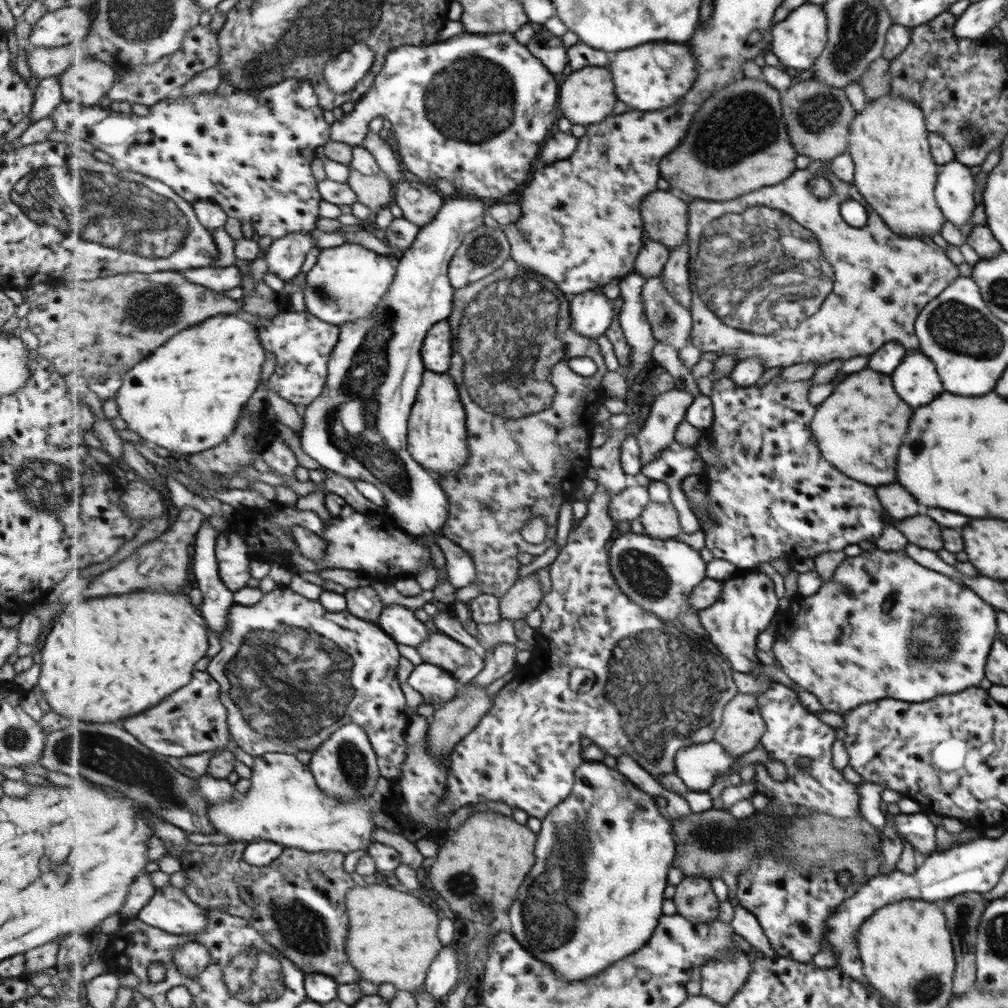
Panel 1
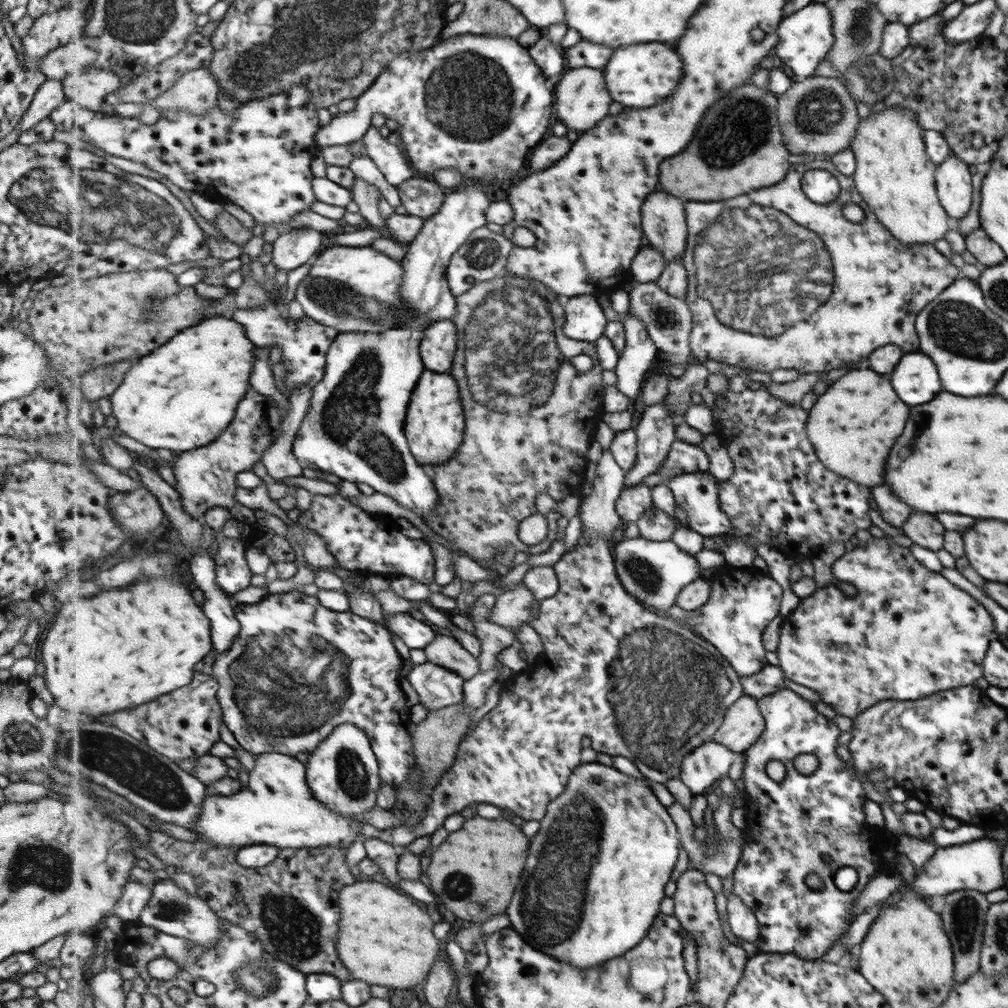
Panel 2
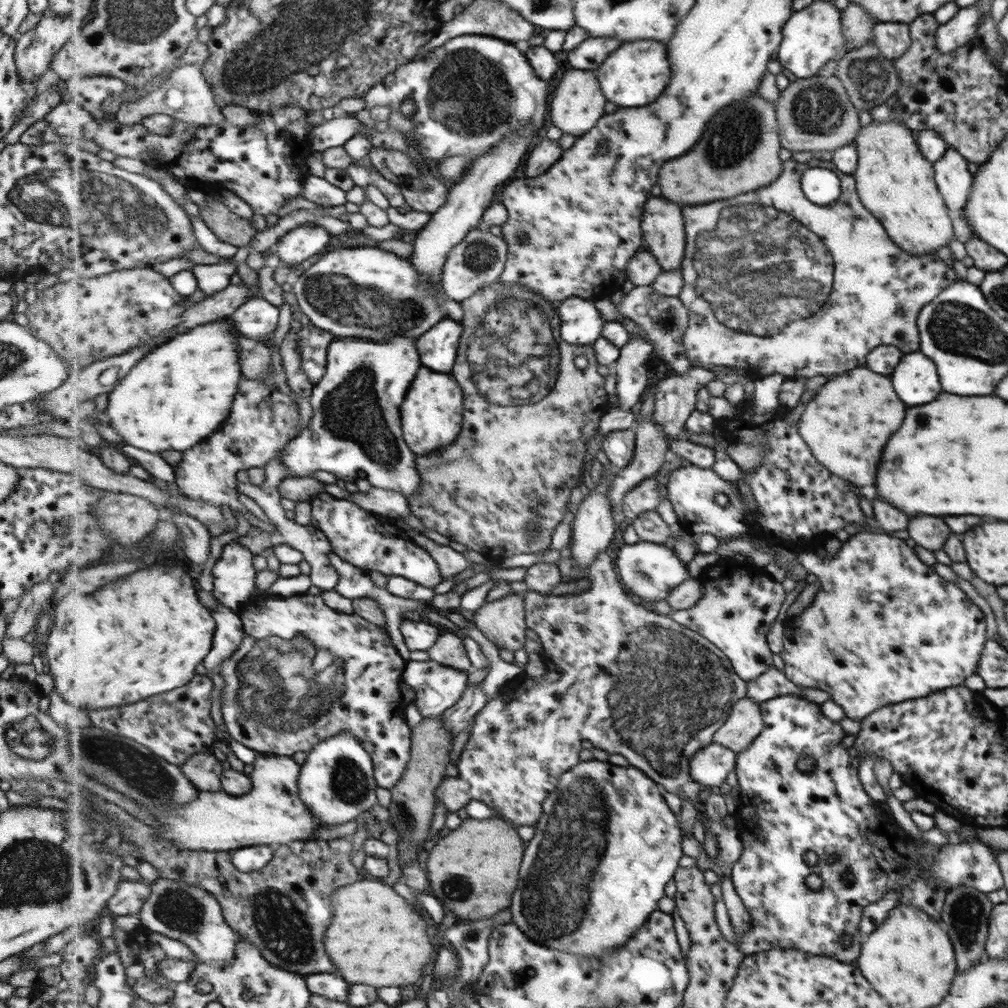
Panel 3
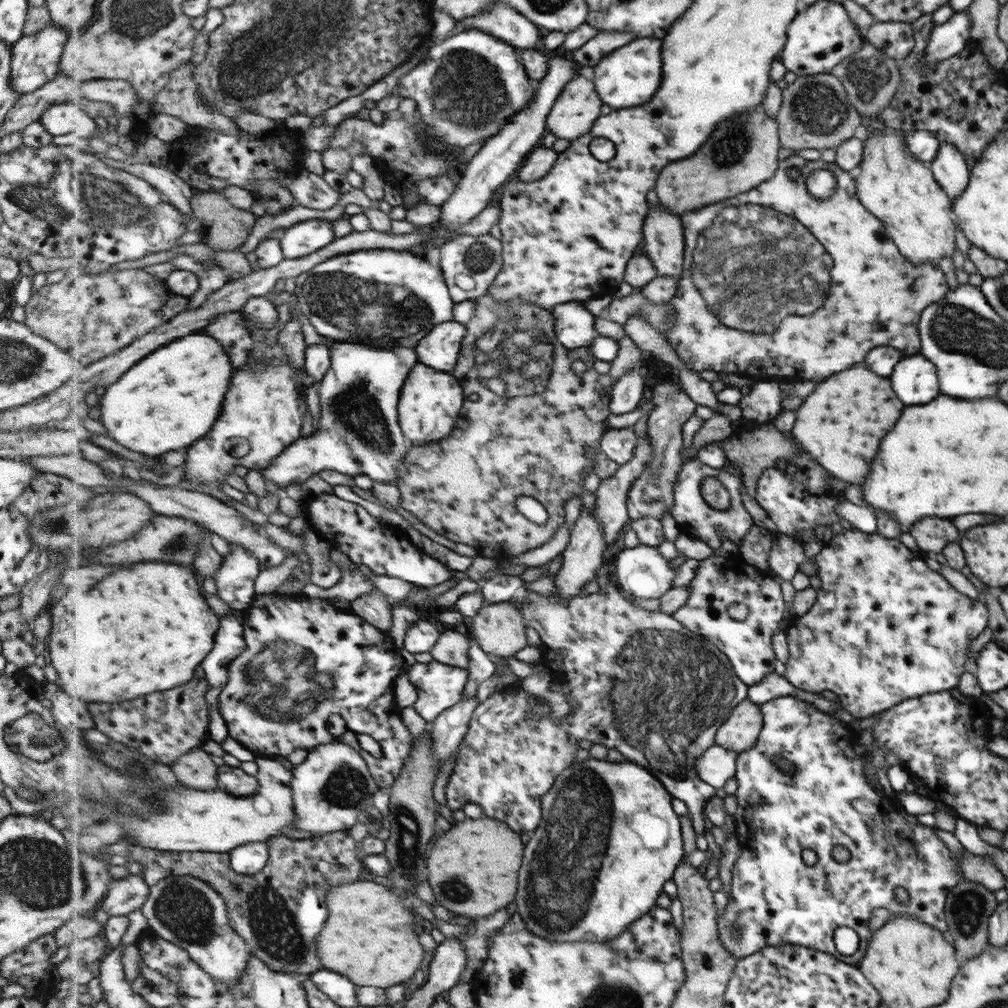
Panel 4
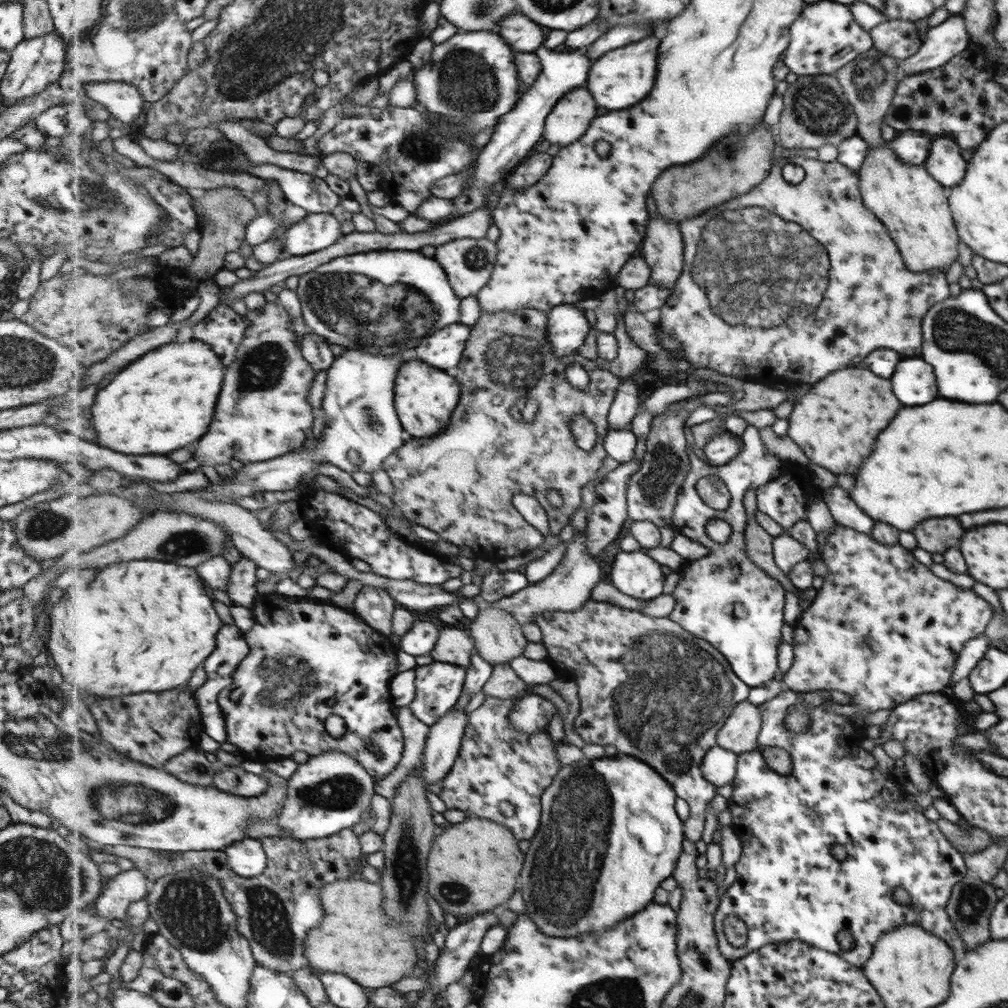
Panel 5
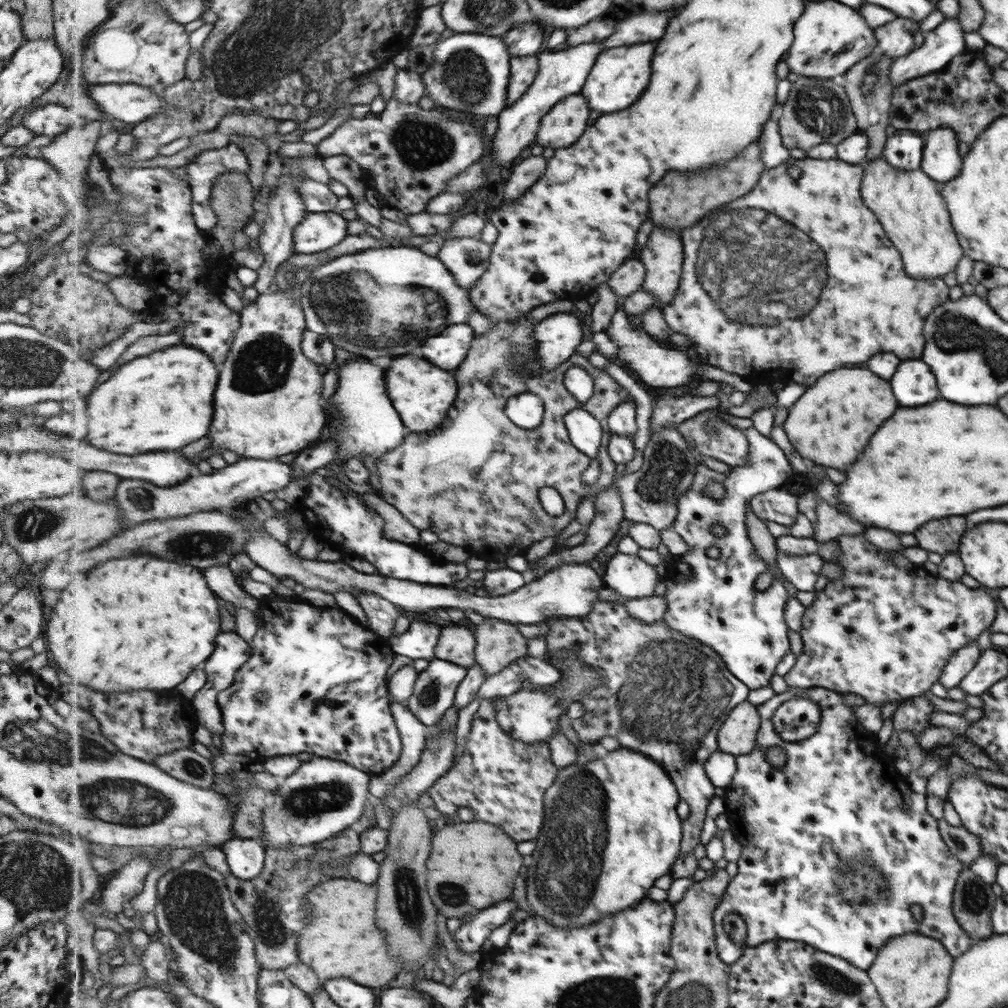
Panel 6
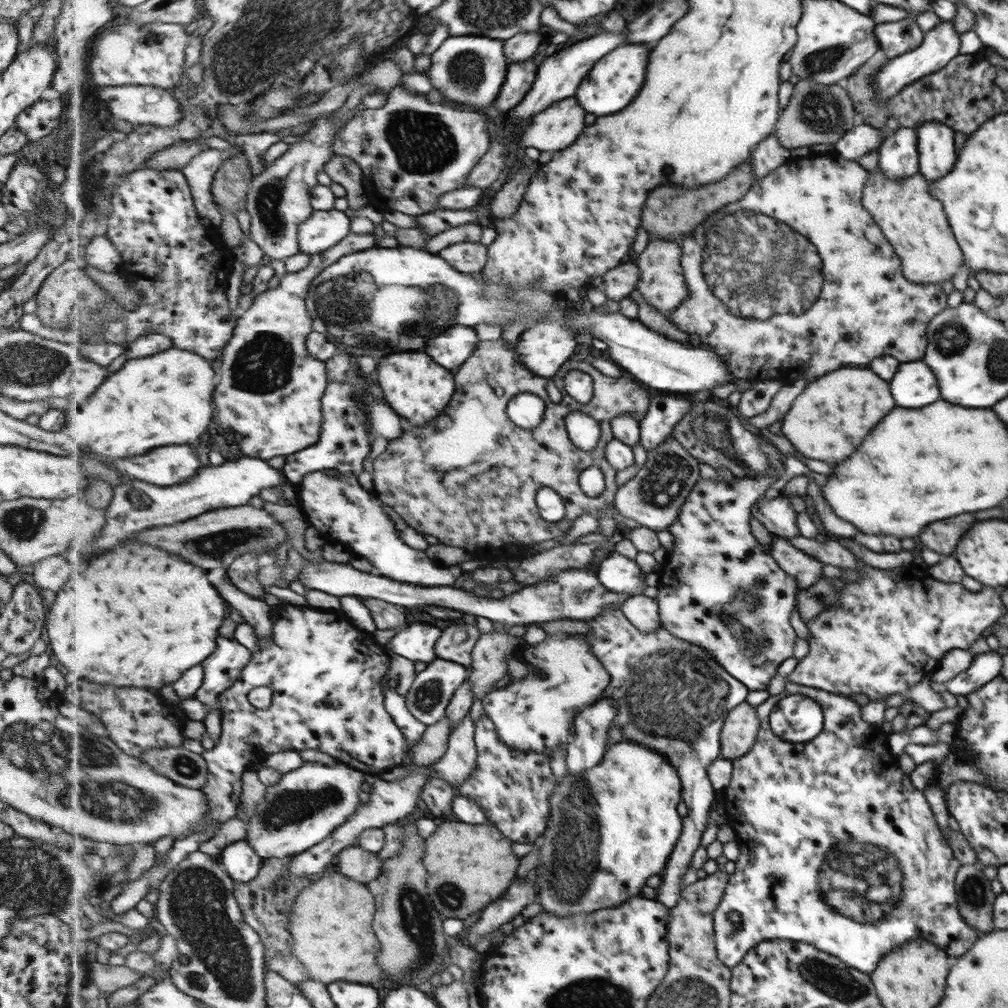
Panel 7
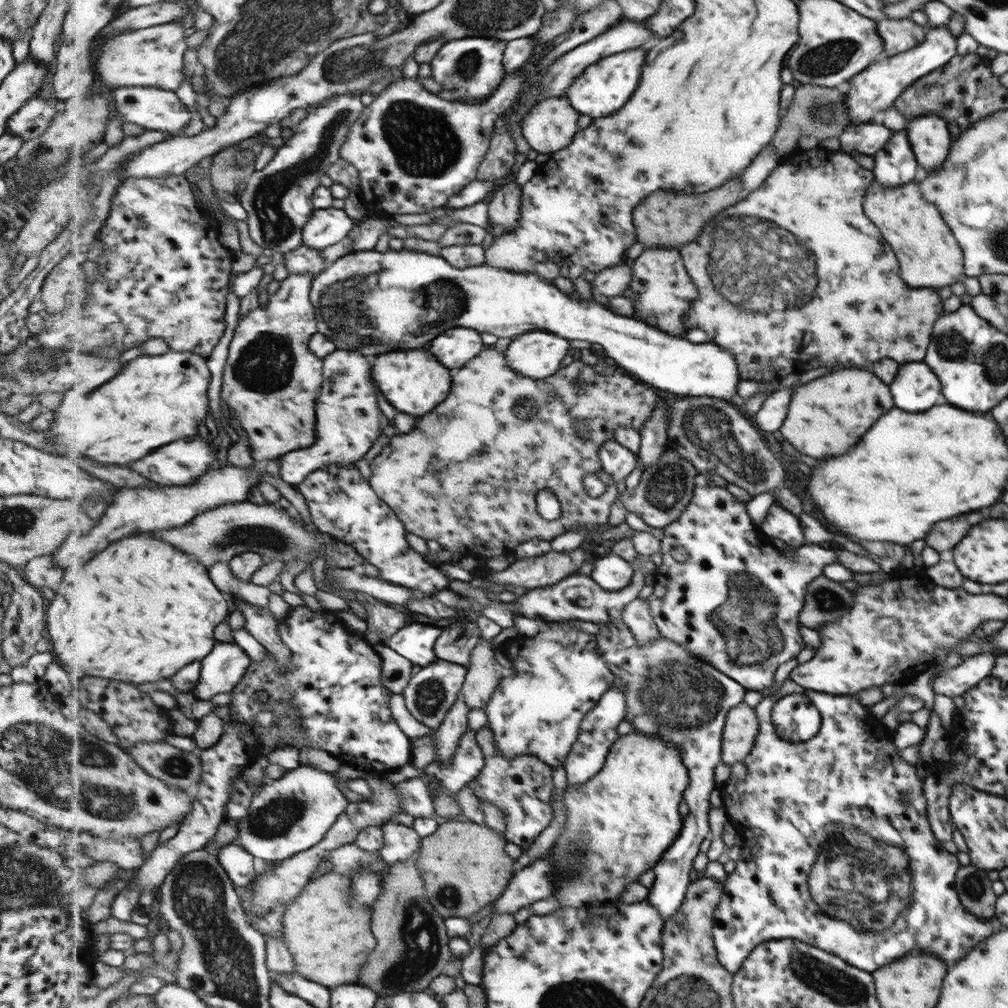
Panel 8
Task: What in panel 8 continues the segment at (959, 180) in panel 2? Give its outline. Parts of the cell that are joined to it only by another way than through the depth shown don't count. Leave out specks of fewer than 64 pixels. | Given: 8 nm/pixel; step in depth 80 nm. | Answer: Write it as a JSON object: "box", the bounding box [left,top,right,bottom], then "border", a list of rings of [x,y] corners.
{"box":[905,114,952,173],"border":[[[936,114],[916,116],[907,120],[905,130],[921,173],[934,172],[947,161],[952,142],[942,118]]]}

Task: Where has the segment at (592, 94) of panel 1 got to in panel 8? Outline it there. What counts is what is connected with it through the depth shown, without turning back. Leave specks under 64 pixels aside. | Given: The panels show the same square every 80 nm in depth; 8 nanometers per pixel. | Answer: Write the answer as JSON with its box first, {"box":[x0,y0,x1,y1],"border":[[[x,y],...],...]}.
{"box":[521,98,579,155],"border":[[[567,98],[535,104],[521,122],[522,137],[531,149],[547,155],[568,148],[579,130],[579,112]]]}

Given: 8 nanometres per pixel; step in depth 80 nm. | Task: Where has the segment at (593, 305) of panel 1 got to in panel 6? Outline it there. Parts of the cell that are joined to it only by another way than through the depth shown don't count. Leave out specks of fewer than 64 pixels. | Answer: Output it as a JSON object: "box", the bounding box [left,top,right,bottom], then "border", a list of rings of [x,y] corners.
{"box":[533,310,589,369],"border":[[[567,310],[553,313],[545,317],[536,325],[533,340],[537,344],[535,353],[539,356],[539,362],[543,364],[546,369],[556,369],[561,363],[564,363],[568,358],[576,356],[576,350],[581,342],[585,341],[589,331],[579,320],[575,314],[569,313]]]}

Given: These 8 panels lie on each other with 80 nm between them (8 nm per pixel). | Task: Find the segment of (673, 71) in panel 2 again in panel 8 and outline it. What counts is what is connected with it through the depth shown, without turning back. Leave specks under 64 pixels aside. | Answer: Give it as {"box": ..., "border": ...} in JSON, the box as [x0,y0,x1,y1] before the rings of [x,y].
{"box":[567,48,647,118],"border":[[[637,48],[637,50],[625,50],[621,54],[605,58],[603,66],[601,66],[601,62],[593,64],[591,70],[587,70],[587,74],[583,74],[583,78],[579,78],[579,82],[575,82],[575,86],[571,86],[571,94],[567,94],[571,104],[581,114],[587,114],[593,118],[601,118],[601,116],[609,116],[609,114],[617,112],[631,100],[633,92],[639,88],[645,58],[647,58],[647,50]]]}

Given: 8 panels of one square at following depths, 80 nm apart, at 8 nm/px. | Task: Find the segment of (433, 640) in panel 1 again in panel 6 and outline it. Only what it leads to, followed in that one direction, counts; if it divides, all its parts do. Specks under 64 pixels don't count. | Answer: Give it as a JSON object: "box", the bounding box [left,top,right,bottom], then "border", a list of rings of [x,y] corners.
{"box":[436,626,476,667],"border":[[[460,626],[442,629],[436,656],[461,666],[472,667],[476,662],[476,636],[474,630]]]}

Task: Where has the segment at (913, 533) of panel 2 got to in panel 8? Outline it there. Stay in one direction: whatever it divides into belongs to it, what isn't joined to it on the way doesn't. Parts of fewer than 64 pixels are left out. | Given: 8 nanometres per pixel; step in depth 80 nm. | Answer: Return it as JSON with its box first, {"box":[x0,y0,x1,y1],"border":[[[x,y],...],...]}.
{"box":[925,512,983,552],"border":[[[973,512],[973,514],[961,514],[959,518],[949,518],[947,522],[939,522],[939,526],[935,526],[931,534],[927,534],[925,544],[939,552],[951,550],[965,536],[965,532],[979,520],[983,520],[981,514]]]}

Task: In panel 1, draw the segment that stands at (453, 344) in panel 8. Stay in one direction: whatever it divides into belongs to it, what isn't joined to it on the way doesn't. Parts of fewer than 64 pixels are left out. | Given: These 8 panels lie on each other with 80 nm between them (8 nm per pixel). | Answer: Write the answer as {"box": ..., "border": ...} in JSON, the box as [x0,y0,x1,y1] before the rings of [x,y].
{"box":[422,321,455,373],"border":[[[448,321],[435,324],[426,336],[422,349],[426,368],[437,373],[447,373],[453,356],[455,334]]]}

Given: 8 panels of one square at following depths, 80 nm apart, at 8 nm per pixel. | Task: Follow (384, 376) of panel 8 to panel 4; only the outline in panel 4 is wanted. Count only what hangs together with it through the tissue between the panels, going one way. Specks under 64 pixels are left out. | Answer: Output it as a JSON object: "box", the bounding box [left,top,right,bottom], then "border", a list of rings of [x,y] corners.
{"box":[398,362,465,445],"border":[[[418,362],[406,381],[398,406],[404,435],[412,444],[419,445],[444,440],[456,429],[465,401],[465,390],[455,375],[451,372],[437,372],[434,368]]]}

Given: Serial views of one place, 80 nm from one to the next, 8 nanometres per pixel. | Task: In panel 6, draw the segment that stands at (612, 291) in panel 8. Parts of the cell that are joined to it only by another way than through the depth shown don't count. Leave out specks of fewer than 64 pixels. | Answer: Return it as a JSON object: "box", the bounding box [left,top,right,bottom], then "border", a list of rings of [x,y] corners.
{"box":[607,256,646,298],"border":[[[635,256],[625,261],[607,283],[619,297],[627,298],[642,289],[646,275],[645,264],[640,261],[638,256]]]}

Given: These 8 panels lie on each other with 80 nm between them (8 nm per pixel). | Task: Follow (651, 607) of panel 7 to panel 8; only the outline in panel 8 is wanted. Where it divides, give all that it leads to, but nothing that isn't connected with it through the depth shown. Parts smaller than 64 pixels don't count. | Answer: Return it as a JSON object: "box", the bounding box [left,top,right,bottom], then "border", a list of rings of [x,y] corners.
{"box":[623,597,661,645],"border":[[[637,597],[633,602],[627,604],[623,611],[623,619],[638,638],[640,645],[653,642],[655,637],[661,635],[648,599],[642,600]]]}

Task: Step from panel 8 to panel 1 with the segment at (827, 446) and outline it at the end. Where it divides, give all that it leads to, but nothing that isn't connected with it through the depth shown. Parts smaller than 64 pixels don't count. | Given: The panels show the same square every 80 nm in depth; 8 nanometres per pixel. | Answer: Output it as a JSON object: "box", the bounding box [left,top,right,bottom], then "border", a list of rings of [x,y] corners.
{"box":[810,369,911,488],"border":[[[861,369],[839,382],[819,404],[810,431],[821,455],[856,482],[875,488],[895,482],[895,456],[907,430],[911,408],[897,398],[885,374]]]}

